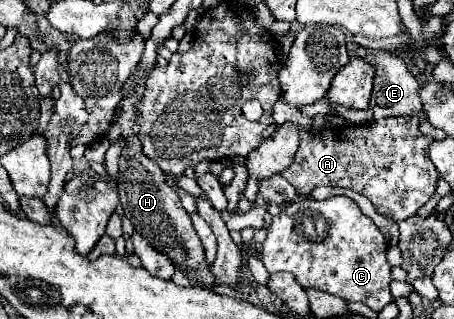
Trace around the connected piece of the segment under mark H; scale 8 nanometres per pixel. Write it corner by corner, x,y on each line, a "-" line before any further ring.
139,63
135,71
129,75
129,79
123,83
123,91
121,91
123,99
119,101
115,109
115,123
121,129
121,139
127,141
127,147
123,147
121,157
119,157
119,179
117,179
121,209
131,219
137,233
141,233
155,249
163,251
181,271
187,273
189,279
205,283
205,285
215,285
209,273
209,265
207,261
203,261
203,247
199,245
199,237
195,237
189,213
181,207
179,195
171,187
169,177
159,169
155,161
147,159
147,155
141,149
139,111
135,105
139,105
143,97
145,79
147,79
147,73
143,71

